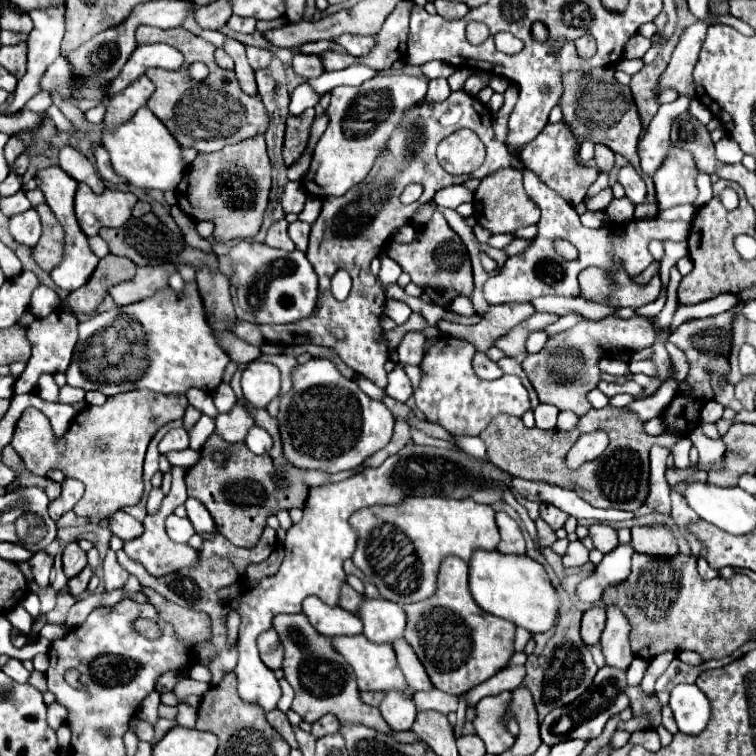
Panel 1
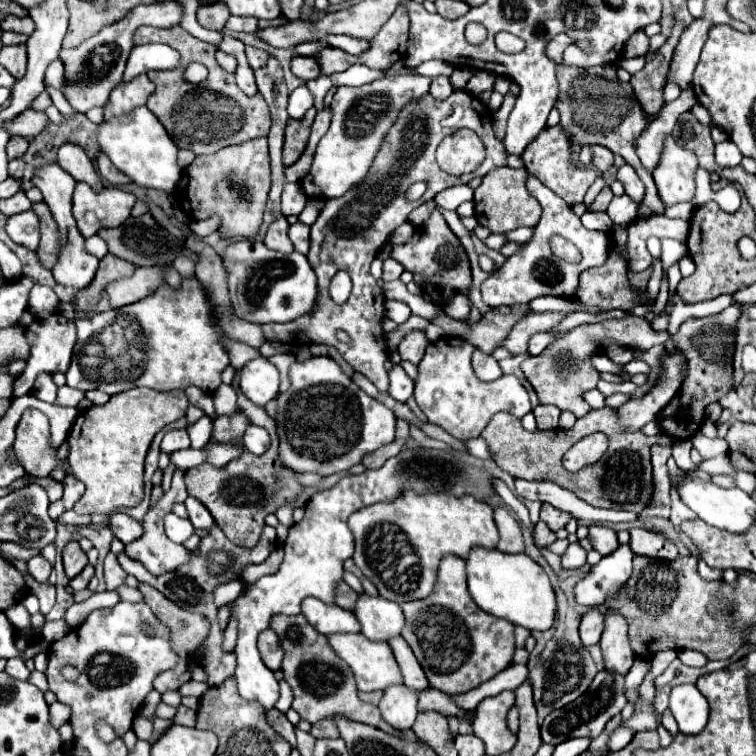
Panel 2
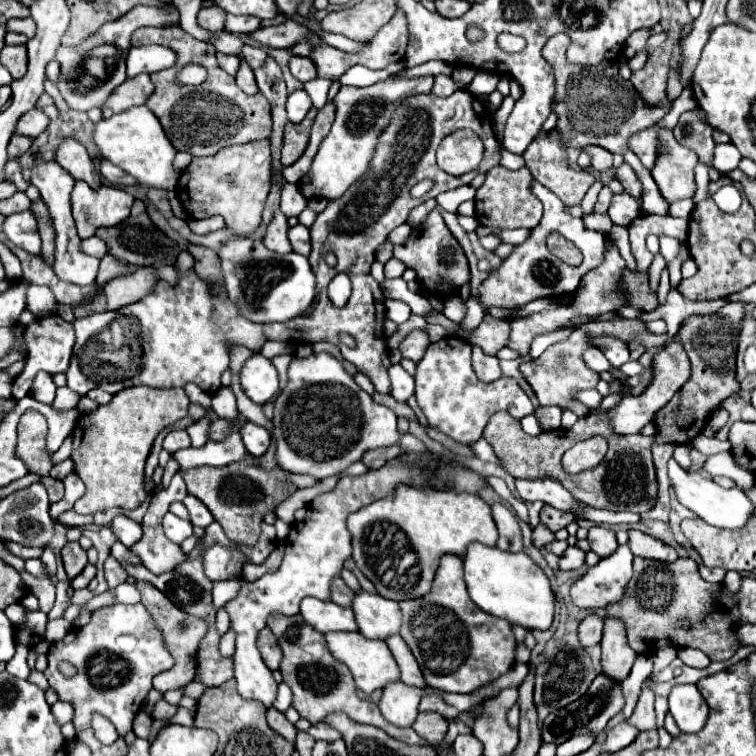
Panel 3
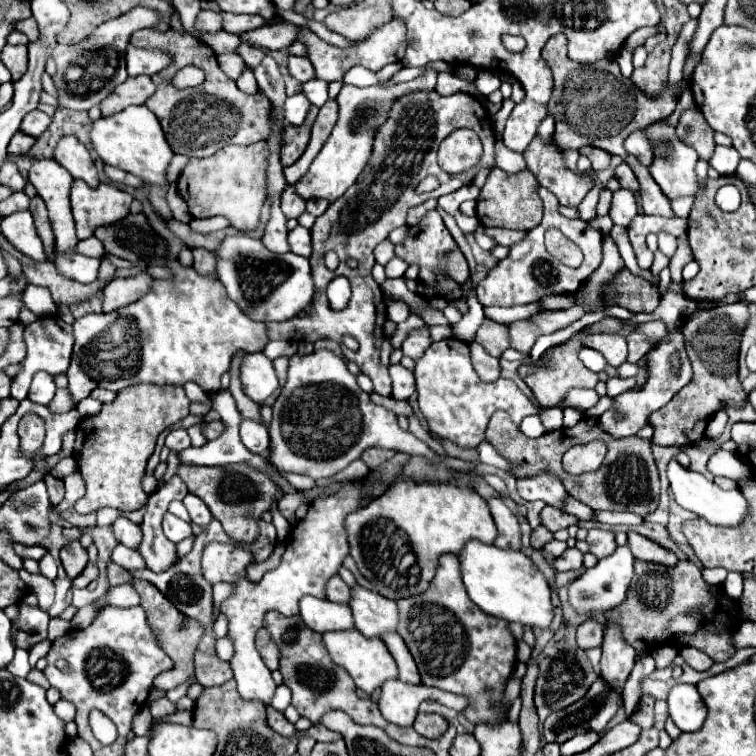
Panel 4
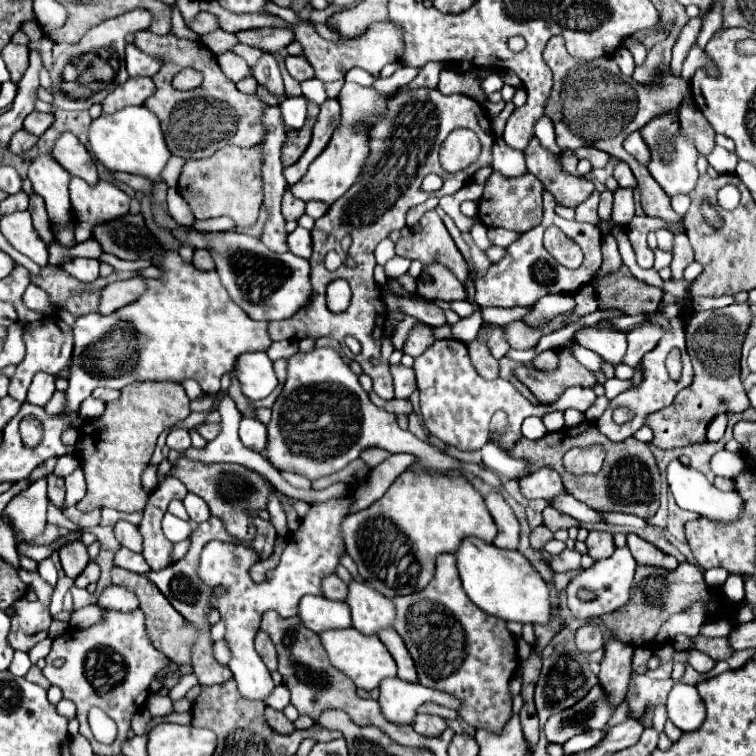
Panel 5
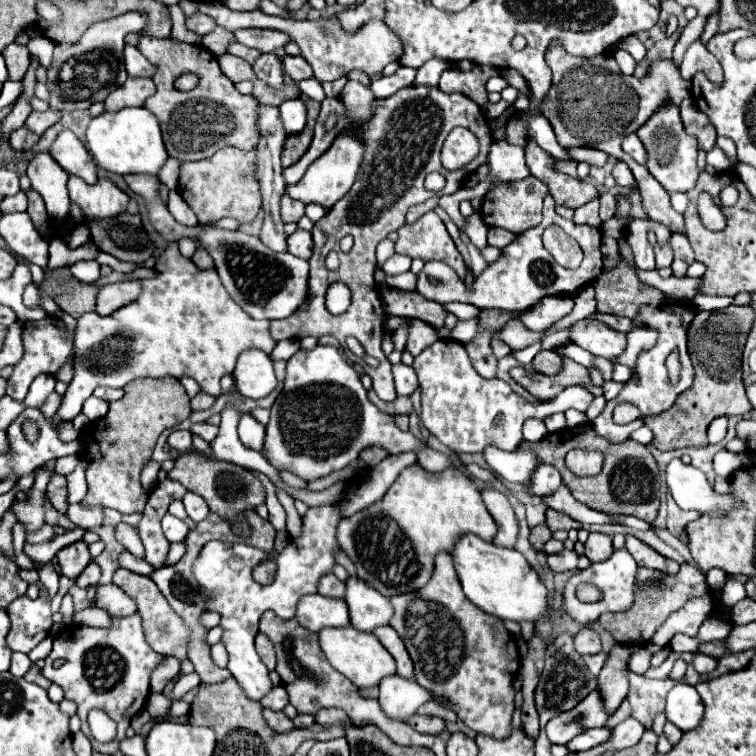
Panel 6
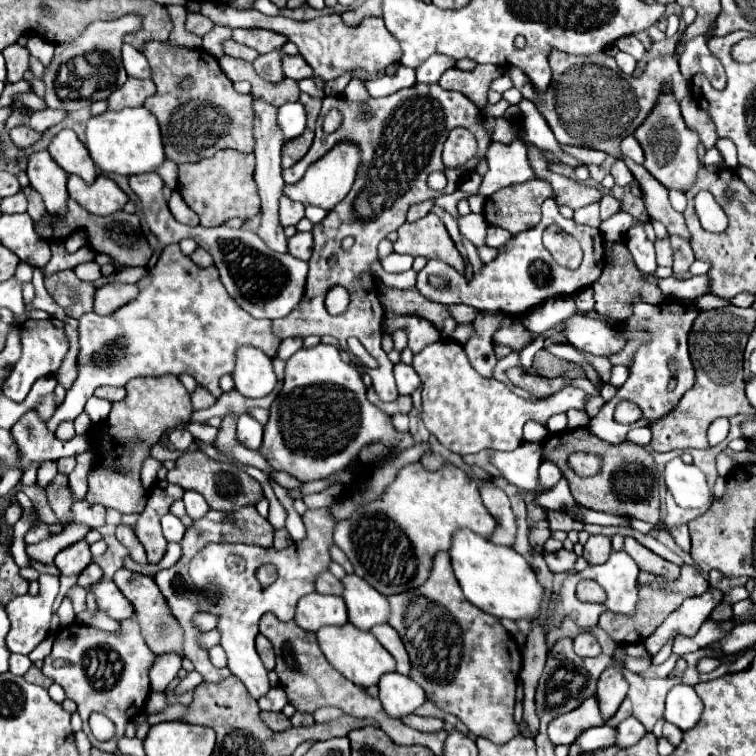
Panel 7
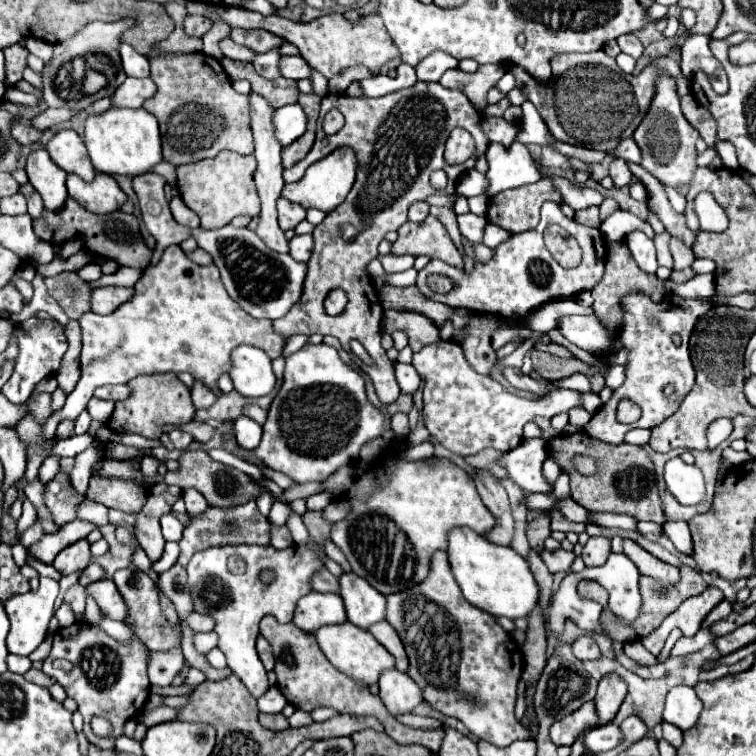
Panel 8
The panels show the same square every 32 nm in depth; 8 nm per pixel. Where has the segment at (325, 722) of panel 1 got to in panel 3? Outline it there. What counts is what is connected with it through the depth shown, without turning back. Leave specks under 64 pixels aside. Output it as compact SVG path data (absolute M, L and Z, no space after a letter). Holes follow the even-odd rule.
M318 722L310 728L310 736L312 738L318 738L318 740L326 740L326 742L332 742L332 740L338 740L340 734L336 730L332 730L328 724L324 722Z

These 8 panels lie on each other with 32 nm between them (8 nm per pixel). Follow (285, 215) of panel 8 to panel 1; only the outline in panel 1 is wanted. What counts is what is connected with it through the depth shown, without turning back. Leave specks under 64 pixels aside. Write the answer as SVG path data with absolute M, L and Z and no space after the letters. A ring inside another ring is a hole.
M288 182L288 184L284 186L282 198L280 198L280 202L282 202L282 210L284 210L286 214L290 214L290 212L300 214L302 208L304 208L306 198L308 198L308 194L306 194L306 190L302 188L300 182Z

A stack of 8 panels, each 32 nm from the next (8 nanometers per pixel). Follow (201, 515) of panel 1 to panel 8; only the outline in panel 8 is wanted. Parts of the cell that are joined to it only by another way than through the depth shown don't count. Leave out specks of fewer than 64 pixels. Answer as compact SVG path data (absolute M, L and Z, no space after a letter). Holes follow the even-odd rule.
M184 488L184 490L182 490L182 498L184 498L184 502L186 502L186 510L188 510L190 516L202 514L202 512L208 508L206 498L204 498L198 490L194 490L194 488Z

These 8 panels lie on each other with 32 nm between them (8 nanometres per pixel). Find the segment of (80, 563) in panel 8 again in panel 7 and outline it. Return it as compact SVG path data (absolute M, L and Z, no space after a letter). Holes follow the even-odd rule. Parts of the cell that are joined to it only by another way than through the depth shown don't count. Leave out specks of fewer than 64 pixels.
M80 540L64 550L60 550L56 554L54 566L60 570L60 574L64 576L72 576L72 574L80 574L88 564L92 562L92 554L90 554L90 546L86 540Z

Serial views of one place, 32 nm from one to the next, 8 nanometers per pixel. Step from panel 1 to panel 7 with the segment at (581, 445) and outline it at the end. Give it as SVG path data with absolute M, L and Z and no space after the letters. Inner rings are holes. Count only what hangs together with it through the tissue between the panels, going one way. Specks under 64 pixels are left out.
M572 454L570 462L572 462L572 470L576 470L576 474L592 476L592 474L598 474L598 470L600 470L600 458L592 458L592 454Z

